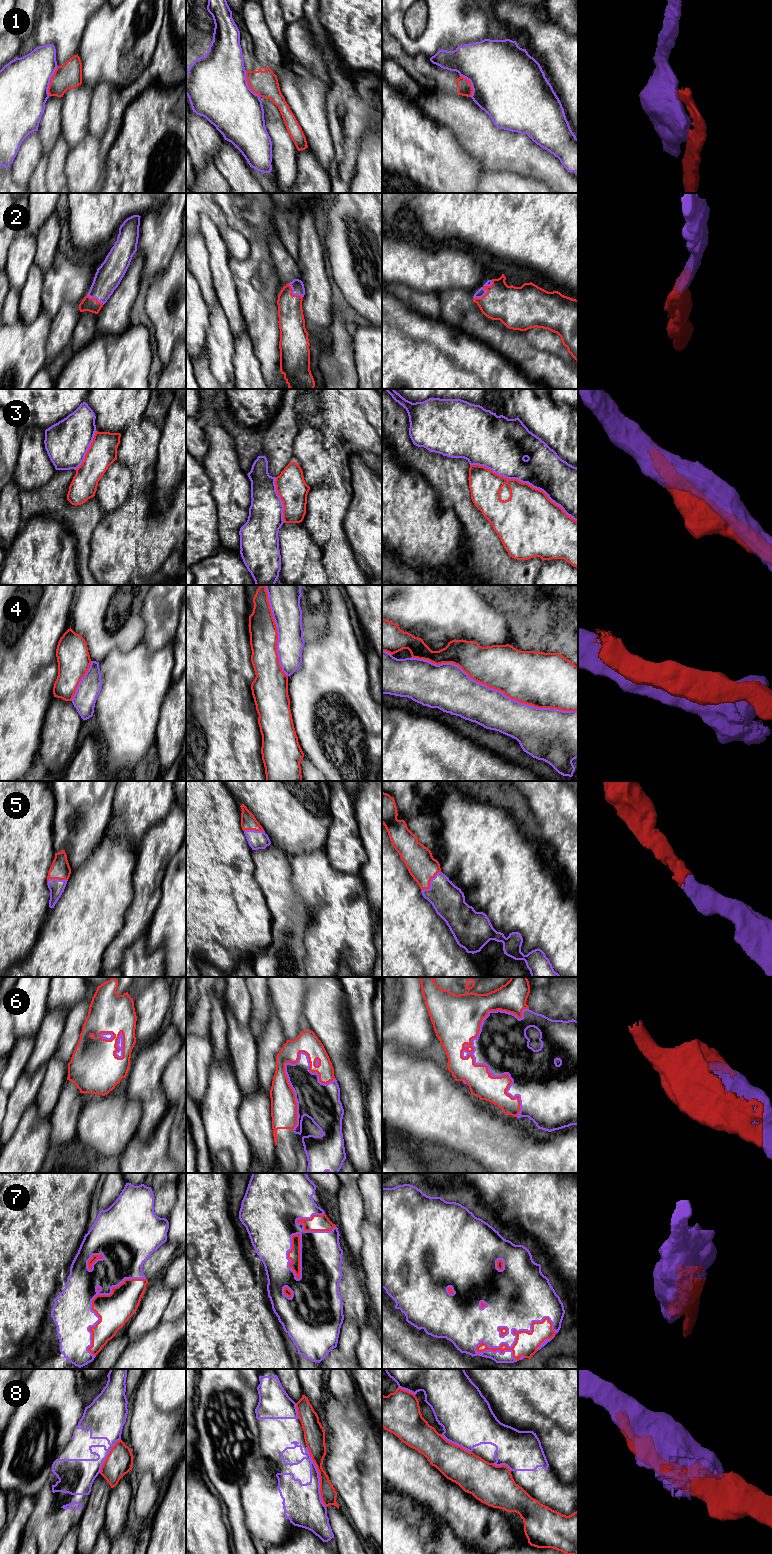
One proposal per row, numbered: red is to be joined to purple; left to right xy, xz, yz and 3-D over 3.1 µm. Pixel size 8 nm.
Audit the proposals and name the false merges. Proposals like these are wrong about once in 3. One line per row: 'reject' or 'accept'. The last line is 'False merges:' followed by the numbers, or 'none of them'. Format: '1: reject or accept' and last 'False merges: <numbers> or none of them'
1: reject
2: accept
3: reject
4: reject
5: accept
6: accept
7: accept
8: reject
False merges: 1, 3, 4, 8

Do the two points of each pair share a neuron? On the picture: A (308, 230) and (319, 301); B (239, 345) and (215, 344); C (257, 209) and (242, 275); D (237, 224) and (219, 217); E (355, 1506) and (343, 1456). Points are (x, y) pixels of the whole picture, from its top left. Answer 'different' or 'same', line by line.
A: same
B: different
C: same
D: different
E: same

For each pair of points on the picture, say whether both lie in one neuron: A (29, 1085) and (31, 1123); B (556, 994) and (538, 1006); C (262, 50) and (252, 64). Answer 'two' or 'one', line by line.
A: two
B: two
C: two

